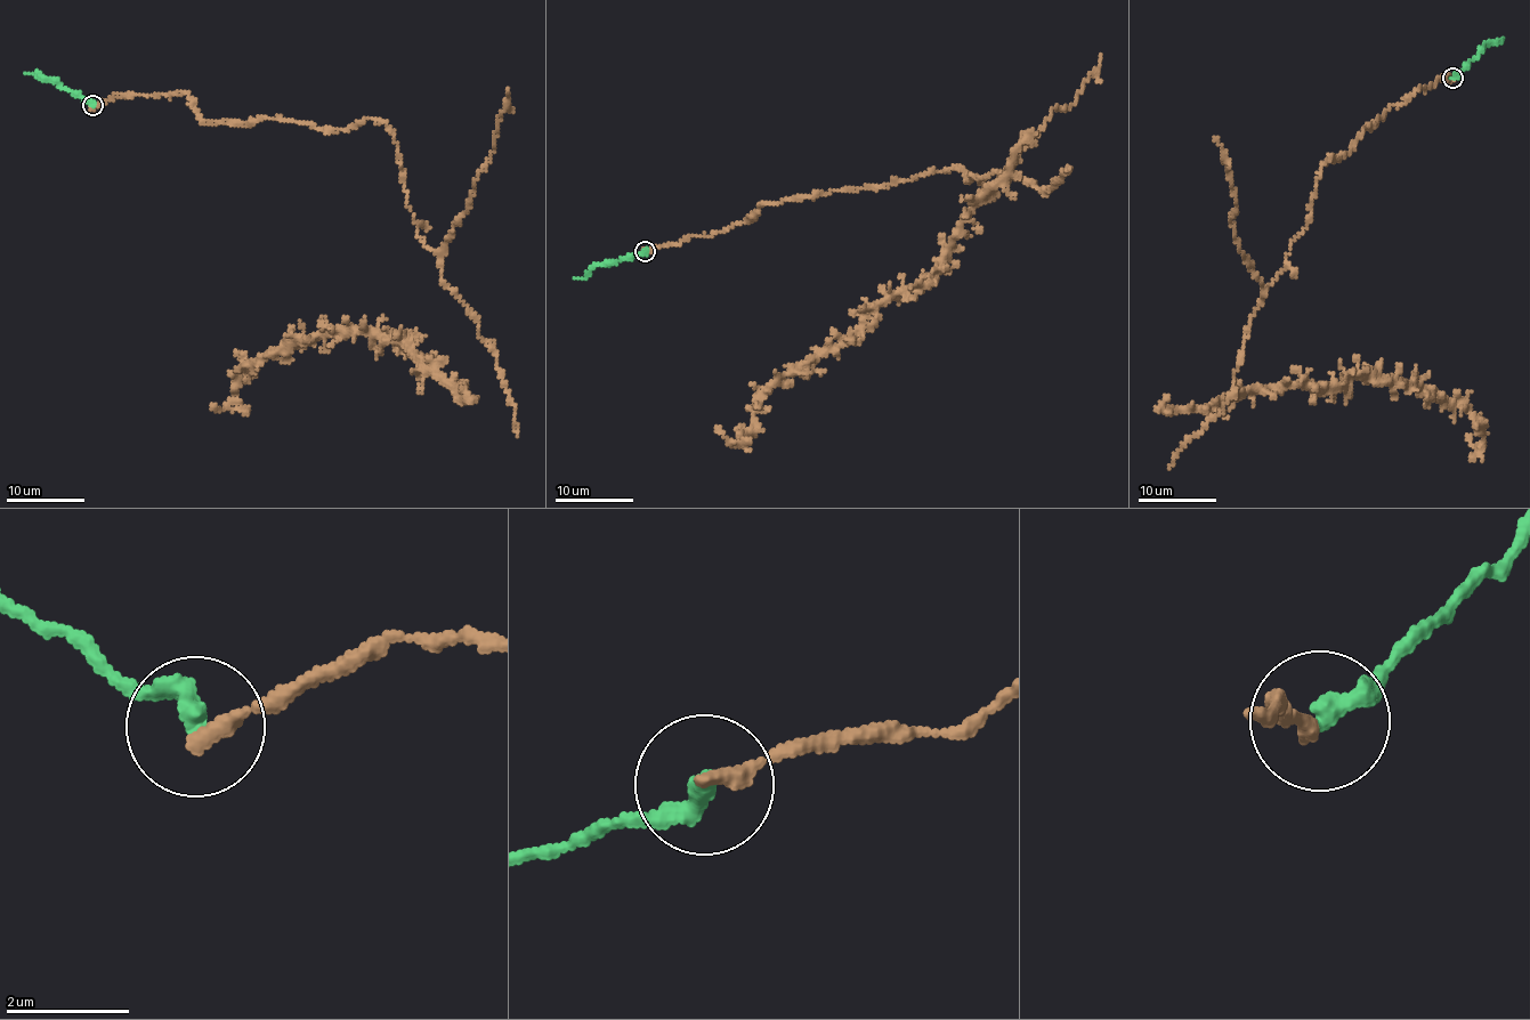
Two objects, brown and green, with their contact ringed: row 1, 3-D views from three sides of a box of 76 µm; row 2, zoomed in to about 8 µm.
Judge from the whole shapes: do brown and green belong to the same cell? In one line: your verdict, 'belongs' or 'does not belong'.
does not belong

